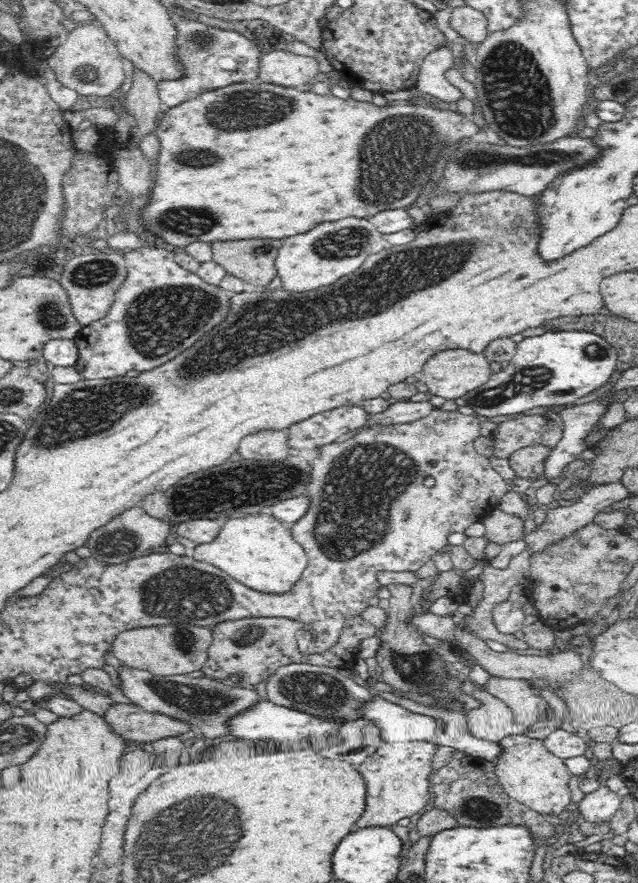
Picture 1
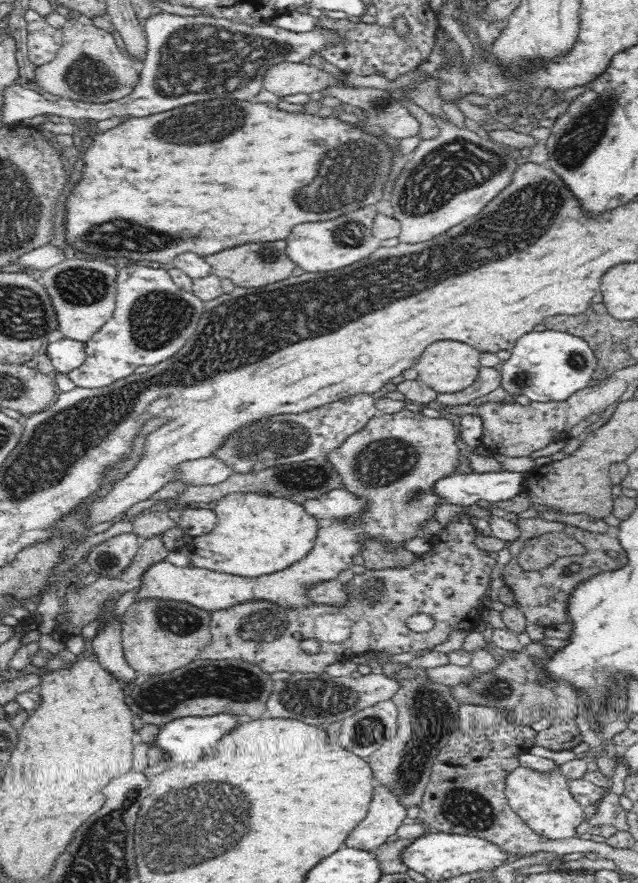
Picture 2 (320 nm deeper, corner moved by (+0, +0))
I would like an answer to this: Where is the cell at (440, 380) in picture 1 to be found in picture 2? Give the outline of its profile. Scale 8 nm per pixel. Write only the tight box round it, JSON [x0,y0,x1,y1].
[414,341,480,394]

